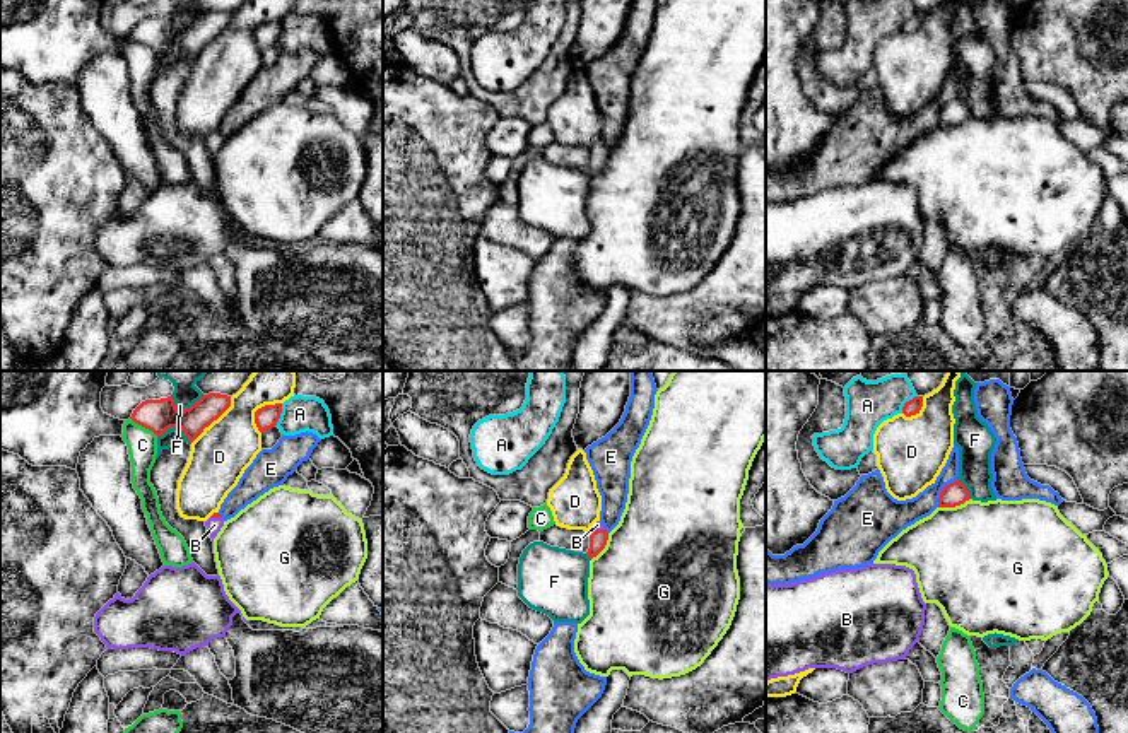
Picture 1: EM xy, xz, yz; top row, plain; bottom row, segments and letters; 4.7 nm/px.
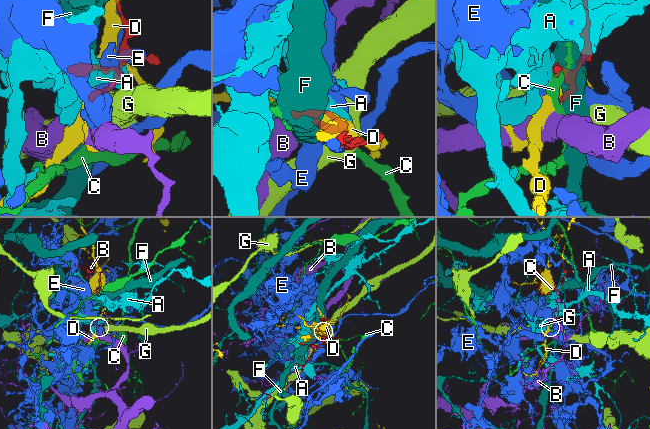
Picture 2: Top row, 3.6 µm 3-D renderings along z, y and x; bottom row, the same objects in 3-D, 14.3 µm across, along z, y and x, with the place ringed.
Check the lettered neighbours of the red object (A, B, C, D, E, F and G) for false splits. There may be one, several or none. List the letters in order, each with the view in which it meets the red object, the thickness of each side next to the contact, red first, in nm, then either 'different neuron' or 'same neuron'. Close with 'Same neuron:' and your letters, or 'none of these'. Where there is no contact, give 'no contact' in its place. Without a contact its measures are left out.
A: yz | 70/220 nm | different neuron
B: xz | 80/40 nm | same neuron
C: xy | 160/140 nm | different neuron
D: xy | 140/280 nm | different neuron
E: yz | 110/140 nm | different neuron
F: xy | 160/160 nm | different neuron
G: yz | 110/500 nm | different neuron
Same neuron: B

